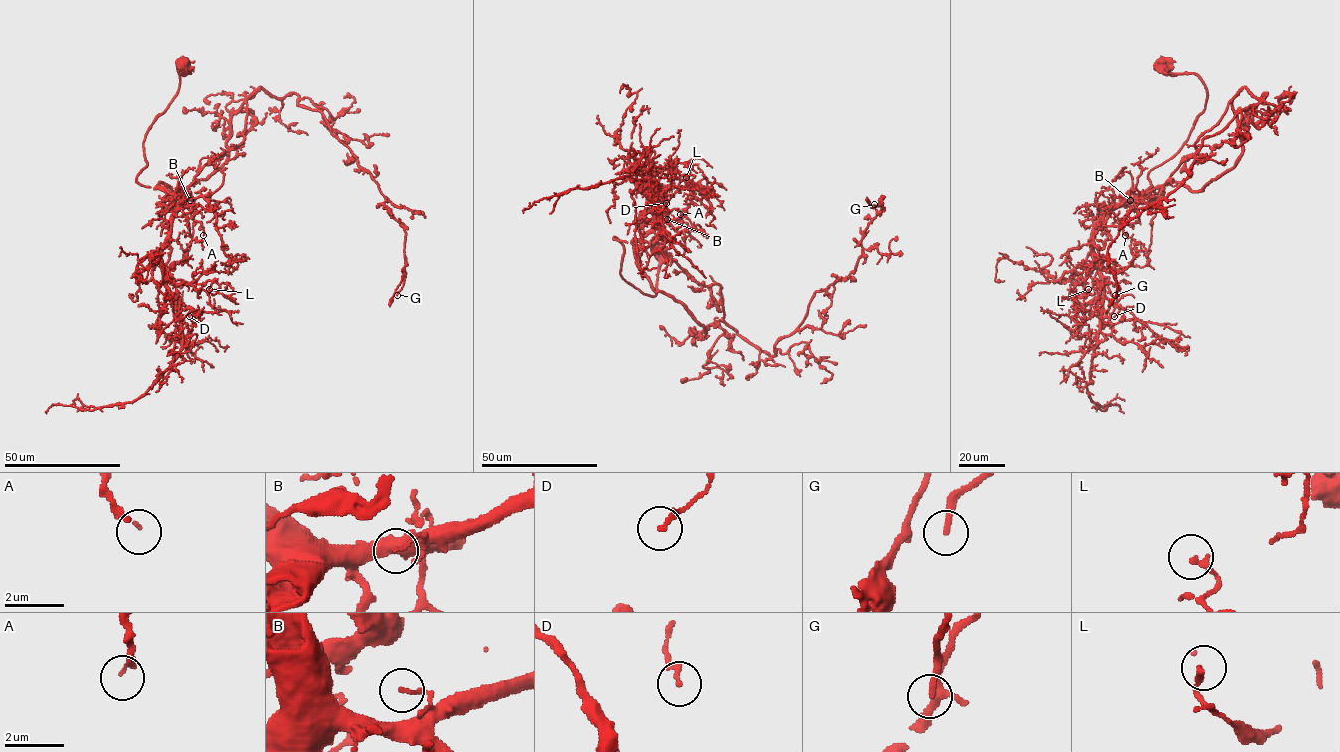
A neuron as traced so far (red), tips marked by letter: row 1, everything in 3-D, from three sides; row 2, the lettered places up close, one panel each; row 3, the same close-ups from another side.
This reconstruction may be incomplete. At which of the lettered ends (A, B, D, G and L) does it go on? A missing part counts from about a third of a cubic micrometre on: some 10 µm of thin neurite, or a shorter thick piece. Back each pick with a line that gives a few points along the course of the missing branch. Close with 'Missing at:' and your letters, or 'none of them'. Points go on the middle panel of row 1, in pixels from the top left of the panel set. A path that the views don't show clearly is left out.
Missing at: A, G

